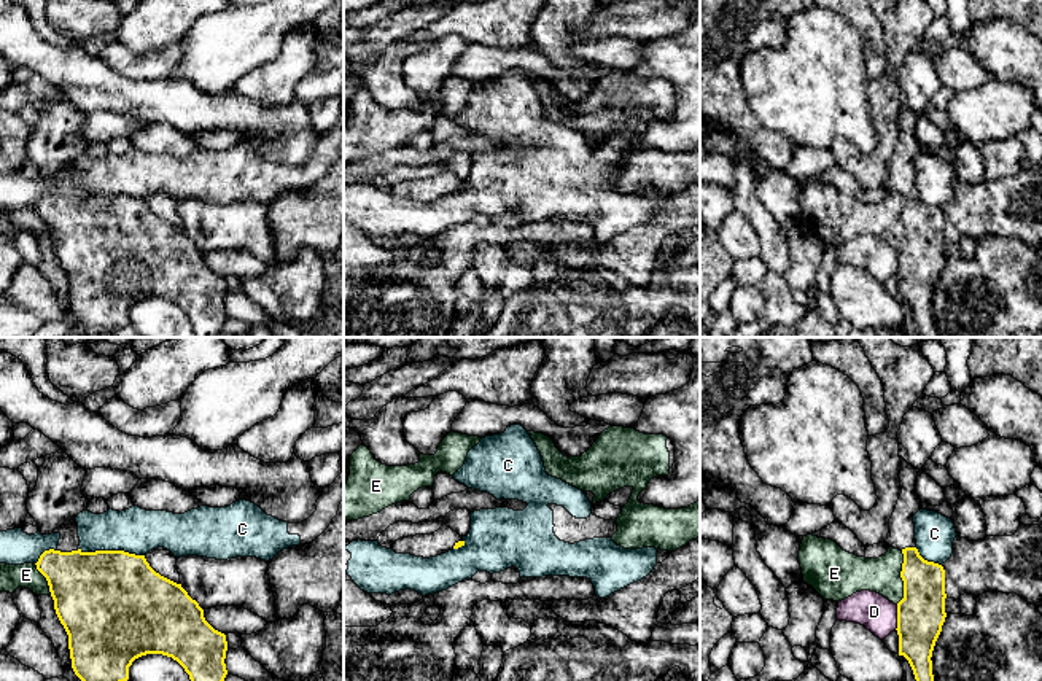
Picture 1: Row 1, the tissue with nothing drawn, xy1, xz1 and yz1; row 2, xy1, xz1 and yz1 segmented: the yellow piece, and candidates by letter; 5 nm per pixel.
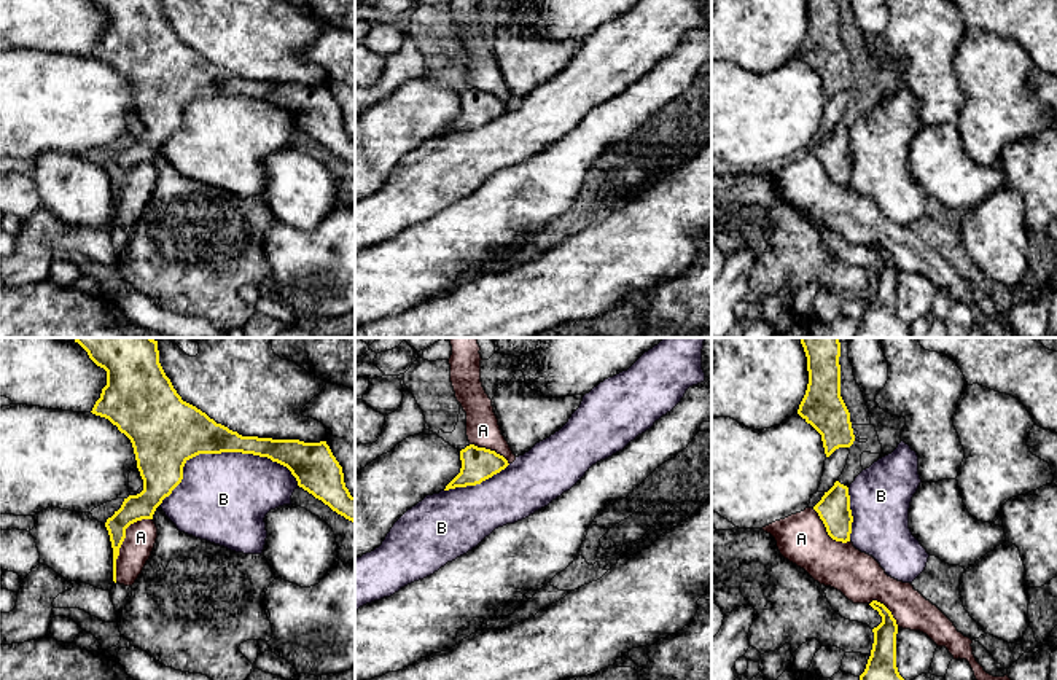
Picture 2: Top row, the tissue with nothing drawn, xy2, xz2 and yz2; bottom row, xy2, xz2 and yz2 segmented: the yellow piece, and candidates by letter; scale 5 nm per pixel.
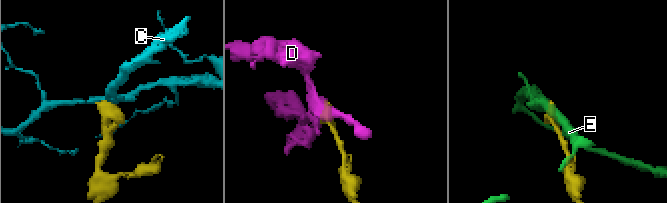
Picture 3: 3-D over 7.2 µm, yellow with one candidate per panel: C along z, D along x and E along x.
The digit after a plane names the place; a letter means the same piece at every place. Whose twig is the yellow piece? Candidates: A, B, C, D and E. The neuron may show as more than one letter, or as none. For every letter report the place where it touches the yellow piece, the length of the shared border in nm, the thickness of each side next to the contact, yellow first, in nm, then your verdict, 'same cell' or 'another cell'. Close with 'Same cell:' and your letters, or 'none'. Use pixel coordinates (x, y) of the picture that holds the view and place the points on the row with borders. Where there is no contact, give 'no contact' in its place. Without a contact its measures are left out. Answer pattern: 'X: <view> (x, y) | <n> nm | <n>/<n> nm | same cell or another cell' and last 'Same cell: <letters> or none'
A: xy2 (121, 543) | 380 nm | 130/160 nm | another cell
B: xy2 (225, 451) | 700 nm | 280/460 nm | another cell
C: xy1 (110, 551) | 340 nm | 500/240 nm | another cell
D: yz1 (898, 618) | 130 nm | 240/180 nm | another cell
E: yz1 (901, 576) | 280 nm | 240/190 nm | another cell
Same cell: none

